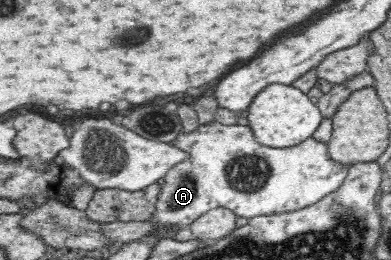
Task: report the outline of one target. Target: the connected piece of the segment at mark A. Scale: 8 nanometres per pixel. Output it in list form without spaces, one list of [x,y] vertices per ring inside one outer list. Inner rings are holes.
[[[213,121],[205,125],[201,124],[191,133],[181,132],[179,137],[174,139],[173,144],[181,148],[183,151],[188,151],[190,154],[184,162],[181,162],[179,165],[169,170],[168,174],[165,175],[161,183],[161,193],[160,199],[157,200],[156,213],[153,214],[150,221],[156,221],[156,223],[178,223],[181,227],[189,227],[190,223],[193,223],[198,217],[201,217],[204,213],[207,213],[209,210],[216,207],[232,209],[238,217],[245,217],[248,220],[259,215],[271,215],[271,213],[274,213],[275,211],[295,211],[295,209],[307,207],[309,204],[317,203],[317,200],[325,197],[328,193],[335,191],[337,187],[341,187],[341,184],[345,181],[346,172],[348,169],[348,166],[334,165],[333,162],[329,161],[329,156],[327,156],[327,143],[320,142],[311,137],[306,139],[303,143],[293,147],[272,148],[261,145],[255,139],[253,130],[249,125],[225,125],[220,124],[217,121]]]

